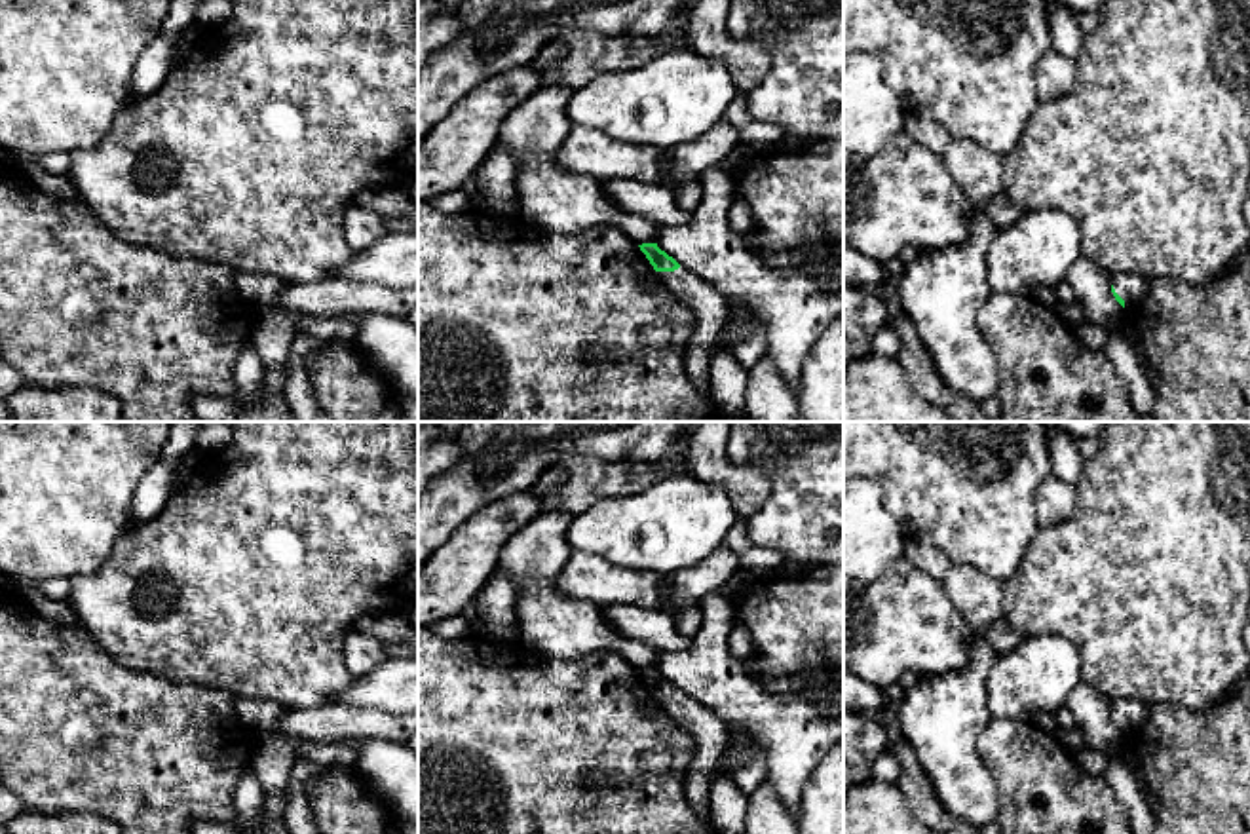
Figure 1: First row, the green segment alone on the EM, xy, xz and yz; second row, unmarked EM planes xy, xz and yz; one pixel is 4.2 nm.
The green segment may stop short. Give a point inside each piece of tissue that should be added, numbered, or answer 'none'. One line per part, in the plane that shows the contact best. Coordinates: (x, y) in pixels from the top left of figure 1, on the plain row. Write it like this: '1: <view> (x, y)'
1: xz (711, 732)

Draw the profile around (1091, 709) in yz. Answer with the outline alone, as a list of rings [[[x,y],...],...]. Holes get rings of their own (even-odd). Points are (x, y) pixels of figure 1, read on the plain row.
[[[1081,680],[1066,699],[1075,726],[1083,731],[1087,747],[1100,752],[1119,752],[1125,733],[1111,718],[1111,699],[1100,690]]]

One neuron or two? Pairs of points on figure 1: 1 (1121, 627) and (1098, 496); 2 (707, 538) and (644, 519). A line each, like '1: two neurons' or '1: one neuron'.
1: one neuron
2: one neuron

